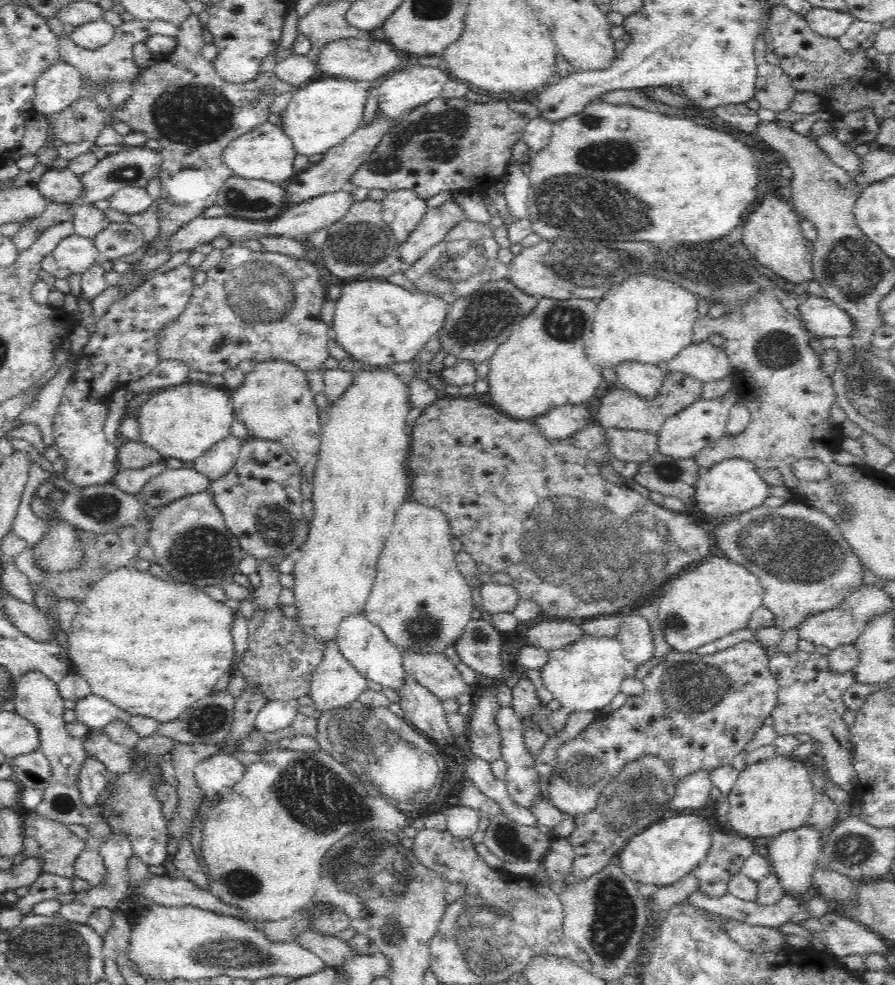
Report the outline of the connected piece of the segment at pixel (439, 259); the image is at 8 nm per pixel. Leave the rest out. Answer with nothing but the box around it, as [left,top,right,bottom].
[404,220,500,304]

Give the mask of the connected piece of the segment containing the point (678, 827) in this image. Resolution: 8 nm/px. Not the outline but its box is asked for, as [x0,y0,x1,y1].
[617,814,712,887]

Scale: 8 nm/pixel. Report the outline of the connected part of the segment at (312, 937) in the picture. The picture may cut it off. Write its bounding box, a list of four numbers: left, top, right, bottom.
[297,930,358,968]

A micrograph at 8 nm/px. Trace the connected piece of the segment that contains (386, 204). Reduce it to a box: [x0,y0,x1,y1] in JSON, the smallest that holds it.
[382,190,429,242]

